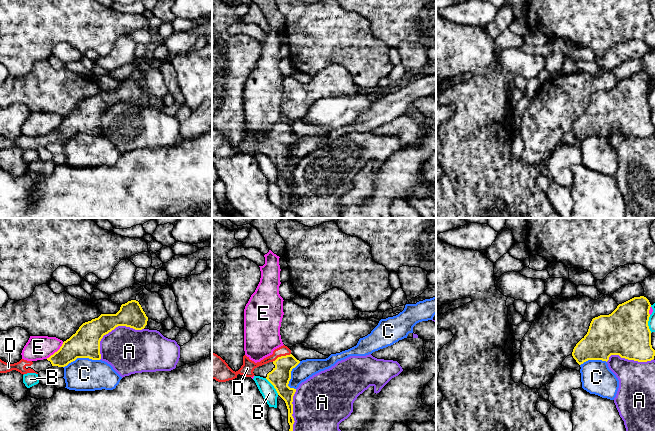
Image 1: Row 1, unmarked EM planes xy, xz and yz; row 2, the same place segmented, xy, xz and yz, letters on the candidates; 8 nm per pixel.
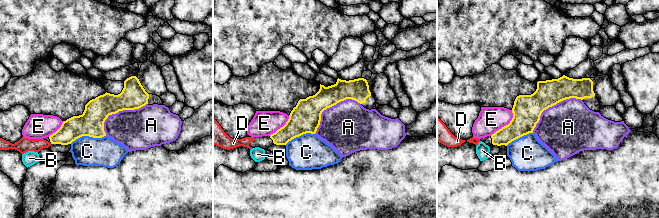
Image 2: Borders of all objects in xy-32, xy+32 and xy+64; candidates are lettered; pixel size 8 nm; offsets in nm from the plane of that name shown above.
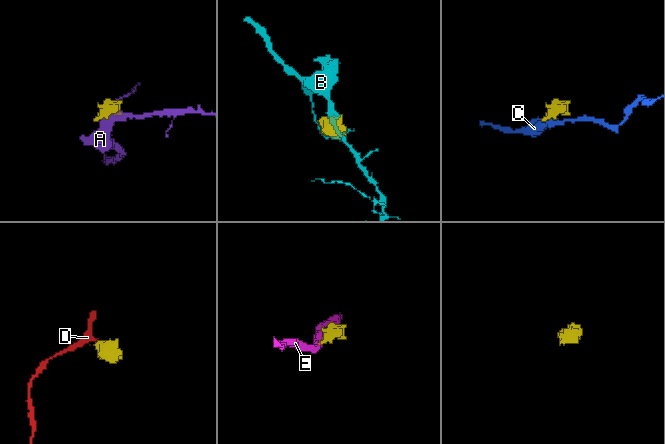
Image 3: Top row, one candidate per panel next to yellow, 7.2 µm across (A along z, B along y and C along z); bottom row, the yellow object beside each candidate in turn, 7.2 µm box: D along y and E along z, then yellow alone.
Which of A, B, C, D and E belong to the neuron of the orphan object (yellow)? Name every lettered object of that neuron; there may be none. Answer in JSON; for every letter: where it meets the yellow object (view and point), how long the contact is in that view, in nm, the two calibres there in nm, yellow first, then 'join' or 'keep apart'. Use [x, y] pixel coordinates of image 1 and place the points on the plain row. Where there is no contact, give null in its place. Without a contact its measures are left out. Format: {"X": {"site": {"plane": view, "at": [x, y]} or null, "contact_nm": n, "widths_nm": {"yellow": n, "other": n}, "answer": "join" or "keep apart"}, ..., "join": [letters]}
{"A": {"site": {"plane": "xy", "at": [111, 106]}, "contact_nm": 440, "widths_nm": {"yellow": 240, "other": 360}, "answer": "keep apart"}, "B": {"site": {"plane": "xz", "at": [273, 161]}, "contact_nm": 170, "widths_nm": {"yellow": 170, "other": 120}, "answer": "keep apart"}, "C": {"site": {"plane": "xy", "at": [81, 133]}, "contact_nm": 300, "widths_nm": {"yellow": 240, "other": 260}, "answer": "keep apart"}, "D": {"site": {"plane": "xz", "at": [281, 132]}, "contact_nm": 170, "widths_nm": {"yellow": 170, "other": 80}, "answer": "join"}, "E": {"site": {"plane": "xy", "at": [55, 128]}, "contact_nm": 190, "widths_nm": {"yellow": 220, "other": 190}, "answer": "keep apart"}, "join": ["D"]}

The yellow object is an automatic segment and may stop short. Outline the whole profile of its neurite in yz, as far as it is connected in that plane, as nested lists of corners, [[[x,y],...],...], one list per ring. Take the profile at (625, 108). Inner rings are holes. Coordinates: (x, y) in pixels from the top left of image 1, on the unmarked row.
[[[634,73],[622,80],[609,91],[592,95],[587,110],[576,120],[572,132],[581,141],[588,136],[608,137],[611,131],[638,138],[654,135],[655,126],[651,121],[651,107],[648,102],[651,80],[644,73]]]

